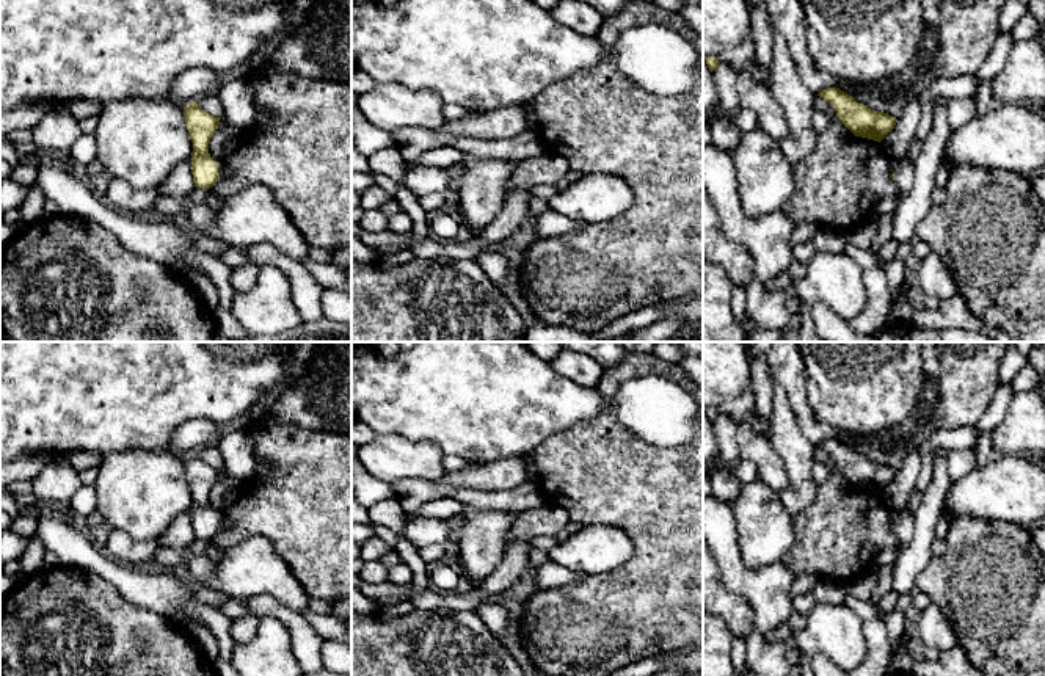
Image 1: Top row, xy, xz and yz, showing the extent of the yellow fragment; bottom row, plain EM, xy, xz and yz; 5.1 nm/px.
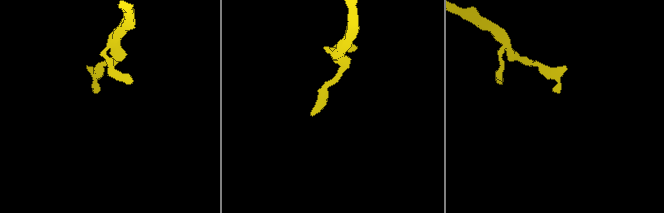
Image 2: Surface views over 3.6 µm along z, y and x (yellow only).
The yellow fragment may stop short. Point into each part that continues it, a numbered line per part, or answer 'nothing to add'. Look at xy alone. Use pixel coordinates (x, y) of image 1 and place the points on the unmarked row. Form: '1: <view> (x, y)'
nothing to add

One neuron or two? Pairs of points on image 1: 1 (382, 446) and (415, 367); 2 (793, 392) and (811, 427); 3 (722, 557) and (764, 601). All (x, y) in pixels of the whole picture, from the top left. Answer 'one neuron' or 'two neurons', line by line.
1: two neurons
2: one neuron
3: one neuron

